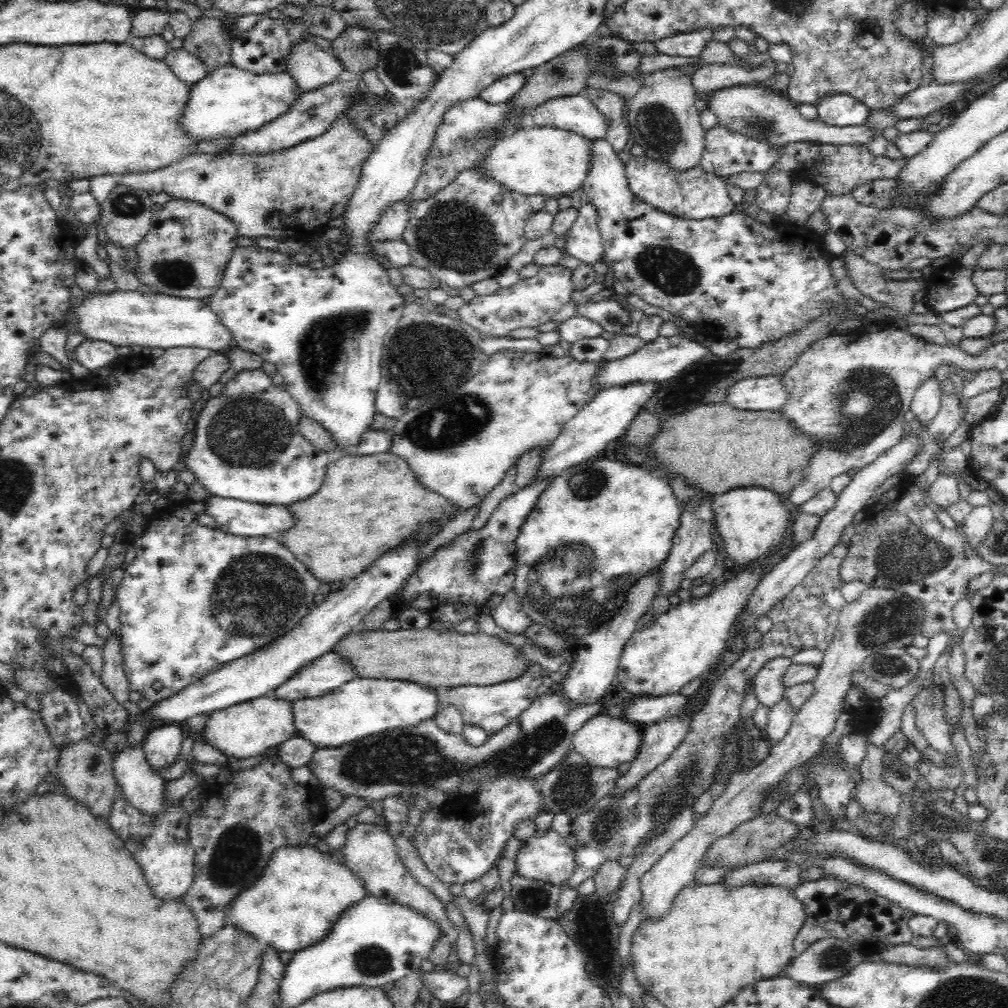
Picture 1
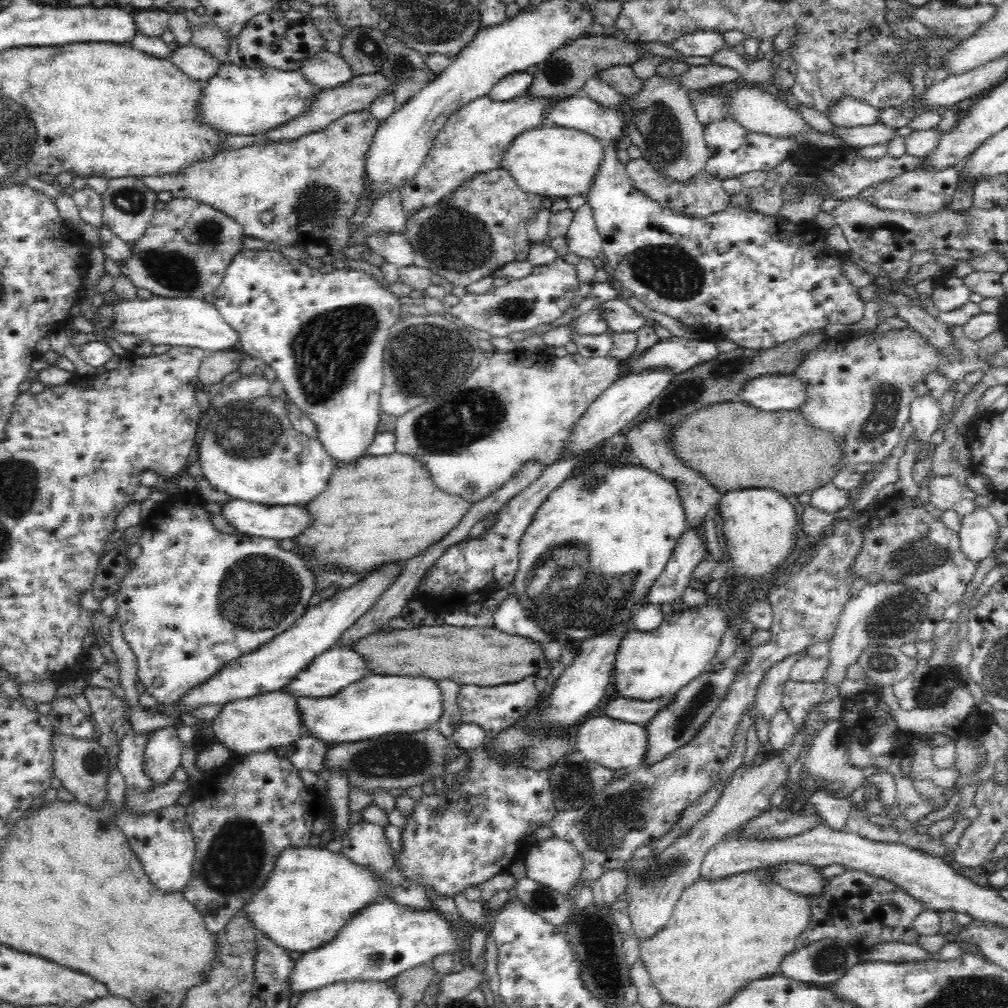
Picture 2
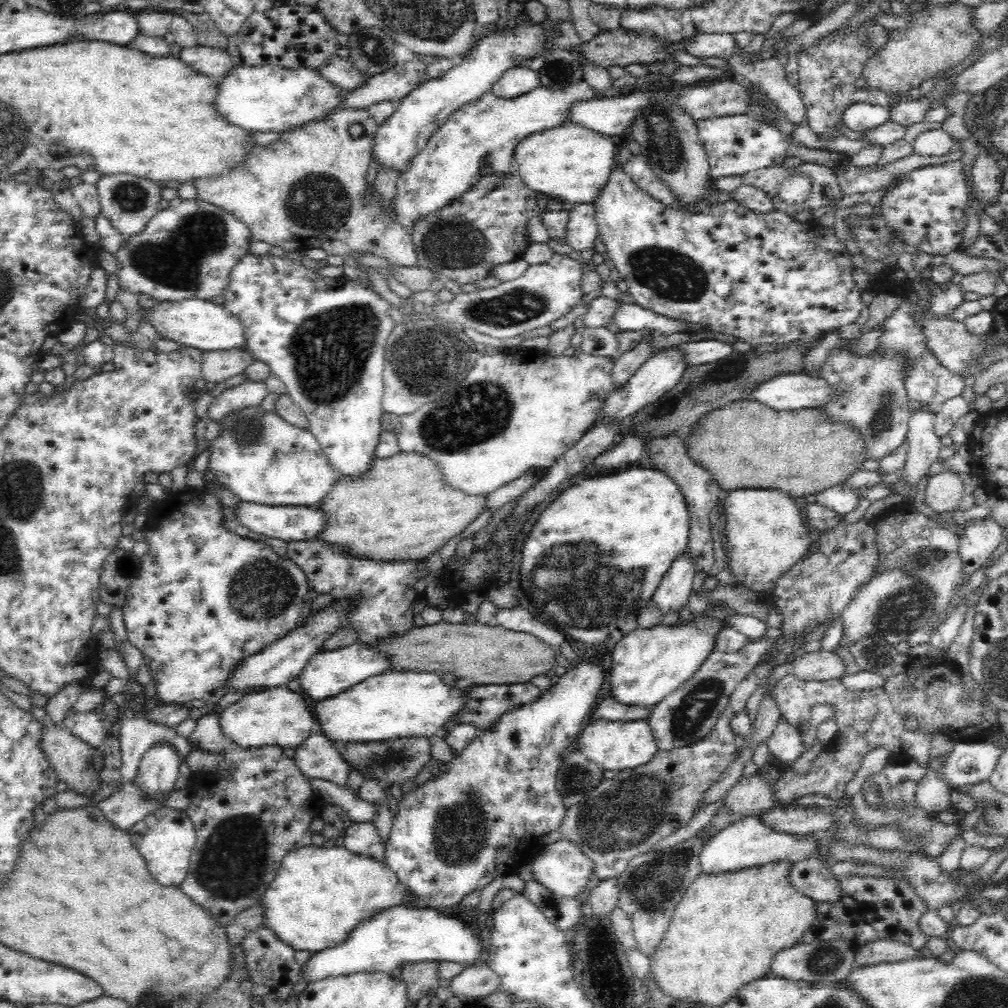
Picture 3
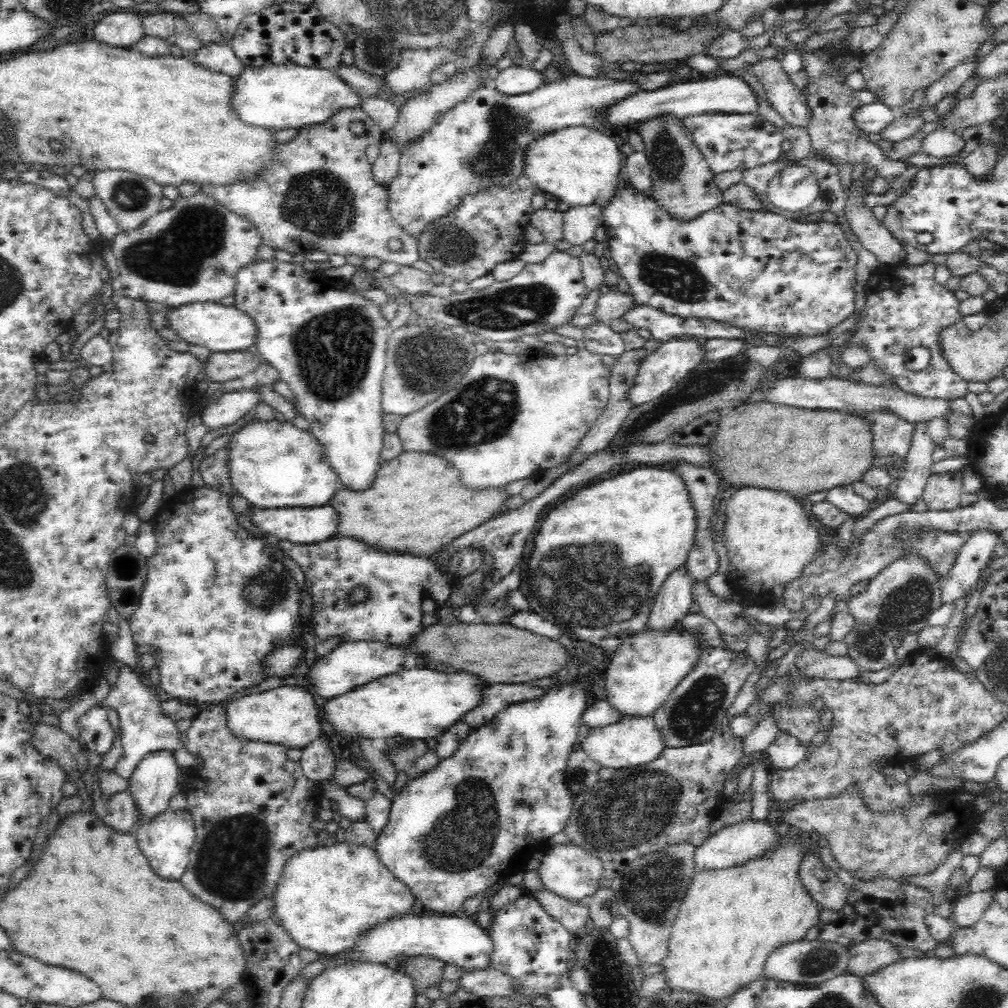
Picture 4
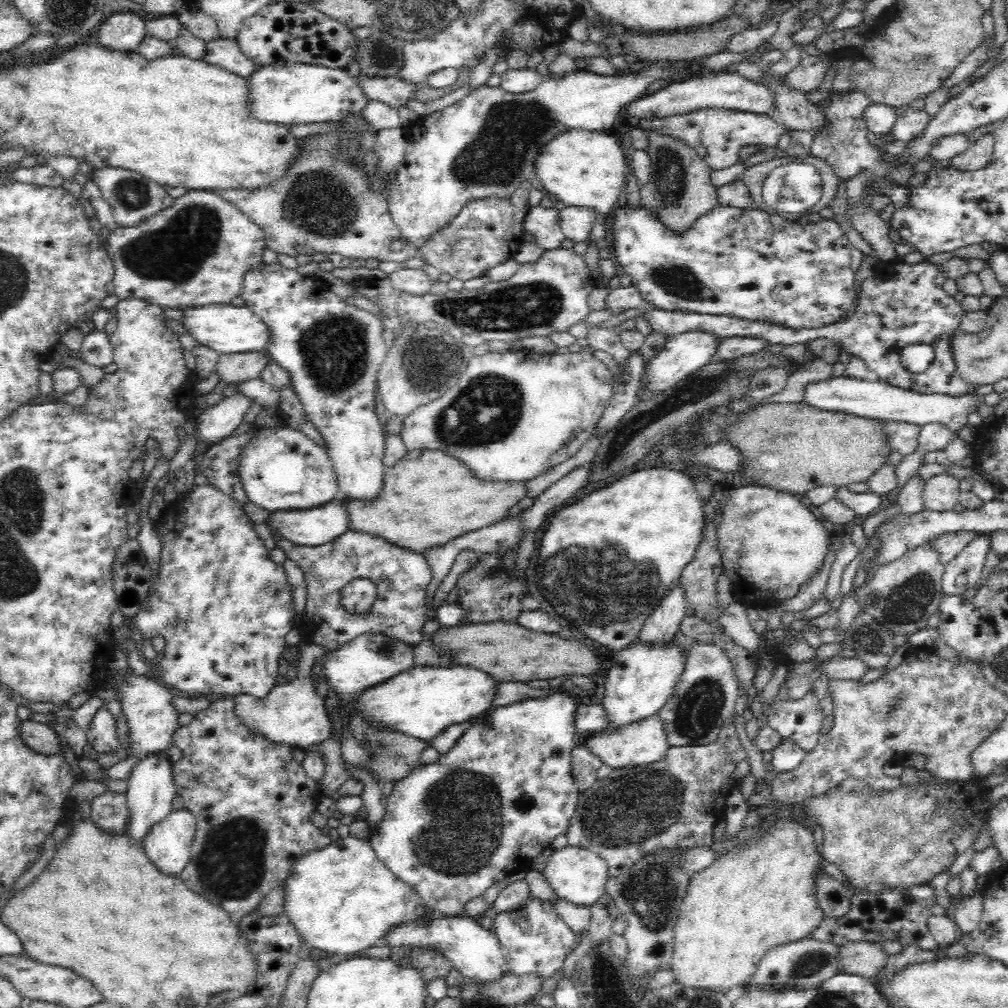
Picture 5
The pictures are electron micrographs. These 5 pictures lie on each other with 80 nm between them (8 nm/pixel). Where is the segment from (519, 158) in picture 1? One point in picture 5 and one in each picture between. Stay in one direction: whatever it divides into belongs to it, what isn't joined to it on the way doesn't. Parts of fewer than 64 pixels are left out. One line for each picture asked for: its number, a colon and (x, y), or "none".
2: (557, 162)
3: (569, 162)
4: (580, 165)
5: (583, 168)

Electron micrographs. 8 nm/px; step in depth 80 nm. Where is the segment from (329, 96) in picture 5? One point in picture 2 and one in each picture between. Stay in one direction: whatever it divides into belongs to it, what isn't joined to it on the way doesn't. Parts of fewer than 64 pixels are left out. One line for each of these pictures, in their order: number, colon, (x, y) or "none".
2: (241, 101)
3: (269, 98)
4: (278, 96)

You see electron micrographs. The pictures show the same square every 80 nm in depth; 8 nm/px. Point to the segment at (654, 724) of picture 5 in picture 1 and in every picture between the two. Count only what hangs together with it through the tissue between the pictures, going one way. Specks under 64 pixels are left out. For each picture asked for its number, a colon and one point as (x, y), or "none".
1: (605, 741)
2: (606, 741)
3: (619, 745)
4: (632, 741)

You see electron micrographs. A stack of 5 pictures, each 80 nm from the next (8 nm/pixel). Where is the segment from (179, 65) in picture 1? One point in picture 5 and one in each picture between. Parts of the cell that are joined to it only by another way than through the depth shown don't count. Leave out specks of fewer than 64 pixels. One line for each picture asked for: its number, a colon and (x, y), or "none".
2: (193, 61)
3: (210, 61)
4: (217, 57)
5: (224, 53)

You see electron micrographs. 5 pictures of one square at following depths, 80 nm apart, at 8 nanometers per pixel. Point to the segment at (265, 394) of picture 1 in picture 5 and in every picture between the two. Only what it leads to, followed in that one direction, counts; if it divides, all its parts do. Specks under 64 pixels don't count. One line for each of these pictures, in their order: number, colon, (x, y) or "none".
2: (250, 451)
3: (261, 458)
4: (272, 464)
5: (281, 469)

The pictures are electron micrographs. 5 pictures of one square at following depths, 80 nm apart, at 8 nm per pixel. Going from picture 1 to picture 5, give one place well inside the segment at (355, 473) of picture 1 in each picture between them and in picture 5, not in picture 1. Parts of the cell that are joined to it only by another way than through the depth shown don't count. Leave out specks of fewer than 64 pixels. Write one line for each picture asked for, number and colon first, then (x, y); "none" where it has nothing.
2: (378, 509)
3: (400, 509)
4: (417, 504)
5: (427, 497)

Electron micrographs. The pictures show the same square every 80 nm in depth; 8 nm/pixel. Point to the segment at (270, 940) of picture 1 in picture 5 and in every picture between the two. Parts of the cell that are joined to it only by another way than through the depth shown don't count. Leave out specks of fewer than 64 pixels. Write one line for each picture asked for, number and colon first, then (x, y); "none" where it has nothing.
2: (311, 892)
3: (319, 894)
4: (327, 896)
5: (342, 899)

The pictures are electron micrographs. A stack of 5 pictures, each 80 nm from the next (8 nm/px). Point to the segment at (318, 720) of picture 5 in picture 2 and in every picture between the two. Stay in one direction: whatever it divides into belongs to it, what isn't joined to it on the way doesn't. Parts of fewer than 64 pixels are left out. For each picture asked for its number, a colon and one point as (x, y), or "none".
2: (265, 721)
3: (277, 716)
4: (288, 716)

